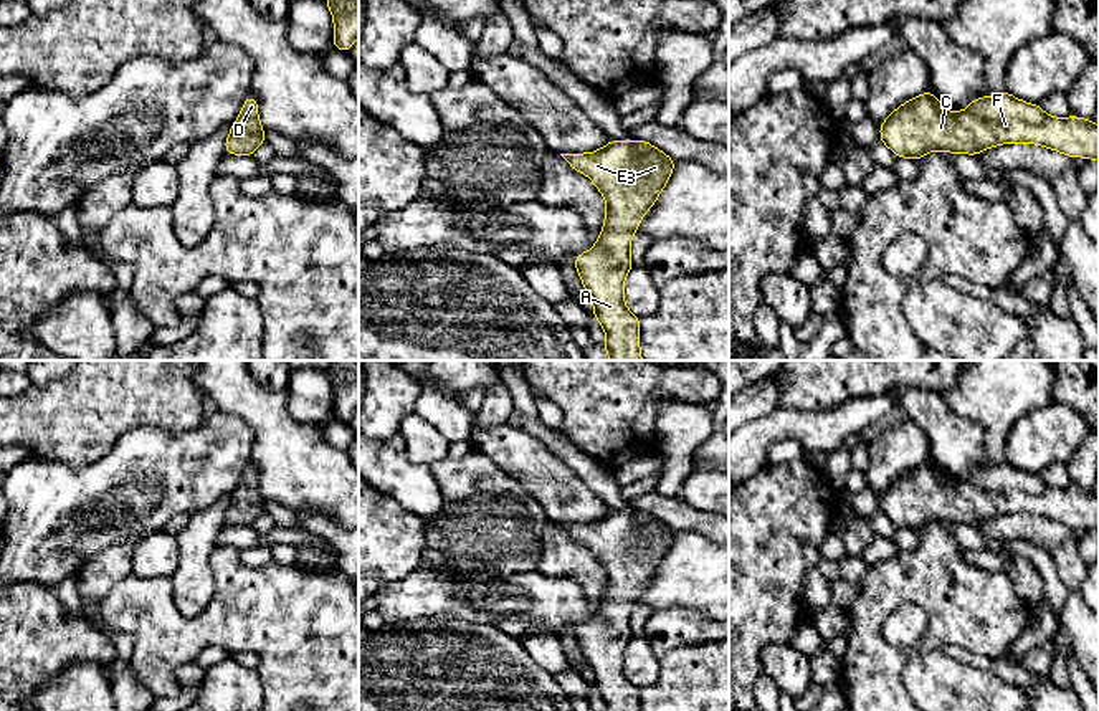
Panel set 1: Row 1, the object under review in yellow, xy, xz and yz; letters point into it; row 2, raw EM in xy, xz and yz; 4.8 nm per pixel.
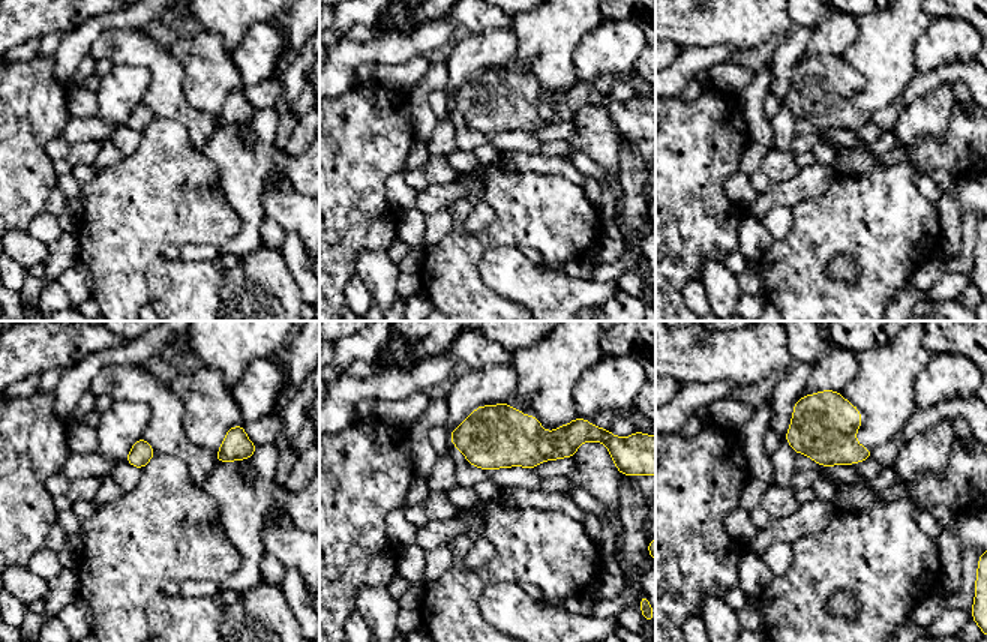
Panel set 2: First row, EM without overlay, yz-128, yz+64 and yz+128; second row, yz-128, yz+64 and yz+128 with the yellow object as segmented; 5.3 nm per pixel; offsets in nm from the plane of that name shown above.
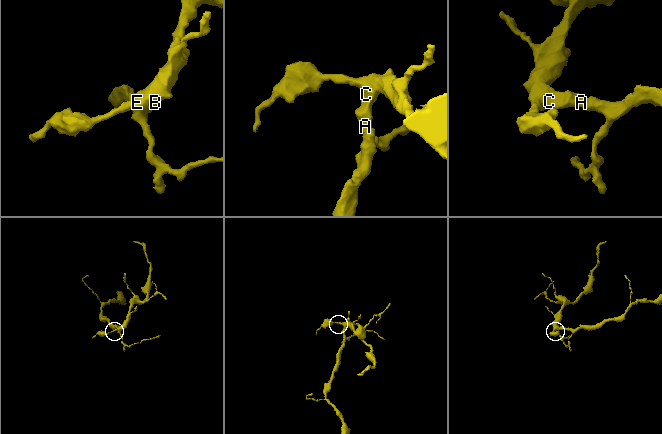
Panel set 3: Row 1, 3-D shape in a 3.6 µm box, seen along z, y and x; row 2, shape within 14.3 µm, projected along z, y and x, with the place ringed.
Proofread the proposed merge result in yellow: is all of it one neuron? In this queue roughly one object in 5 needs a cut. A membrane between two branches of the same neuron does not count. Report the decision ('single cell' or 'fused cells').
single cell

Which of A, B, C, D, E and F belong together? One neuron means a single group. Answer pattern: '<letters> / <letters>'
A B C D E F

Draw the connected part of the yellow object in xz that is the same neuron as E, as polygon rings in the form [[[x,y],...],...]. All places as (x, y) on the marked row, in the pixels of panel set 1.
[[[633,139],[611,141],[597,152],[560,154],[573,170],[588,175],[603,193],[607,217],[590,251],[575,256],[575,268],[603,326],[610,360],[643,360],[640,317],[628,311],[623,284],[633,263],[631,236],[669,180],[674,160],[654,146]]]

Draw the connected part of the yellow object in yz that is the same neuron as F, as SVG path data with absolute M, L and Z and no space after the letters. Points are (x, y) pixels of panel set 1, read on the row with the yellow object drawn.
M927 91L889 114L879 132L897 157L916 160L932 150L977 155L998 144L1030 142L1099 162L1099 126L1091 119L1051 117L1008 91L973 99L963 112L949 112Z

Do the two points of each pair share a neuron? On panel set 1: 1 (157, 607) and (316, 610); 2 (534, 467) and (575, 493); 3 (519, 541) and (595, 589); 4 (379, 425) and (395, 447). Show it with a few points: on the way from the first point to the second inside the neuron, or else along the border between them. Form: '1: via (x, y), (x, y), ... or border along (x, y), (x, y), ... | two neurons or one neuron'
1: via (197, 625), (218, 625), (247, 612), (276, 612) | one neuron
2: via (544, 477), (566, 493) | one neuron
3: border along (551, 521), (541, 539), (541, 556), (536, 569) | two neurons
4: border along (397, 432), (375, 442) | two neurons

